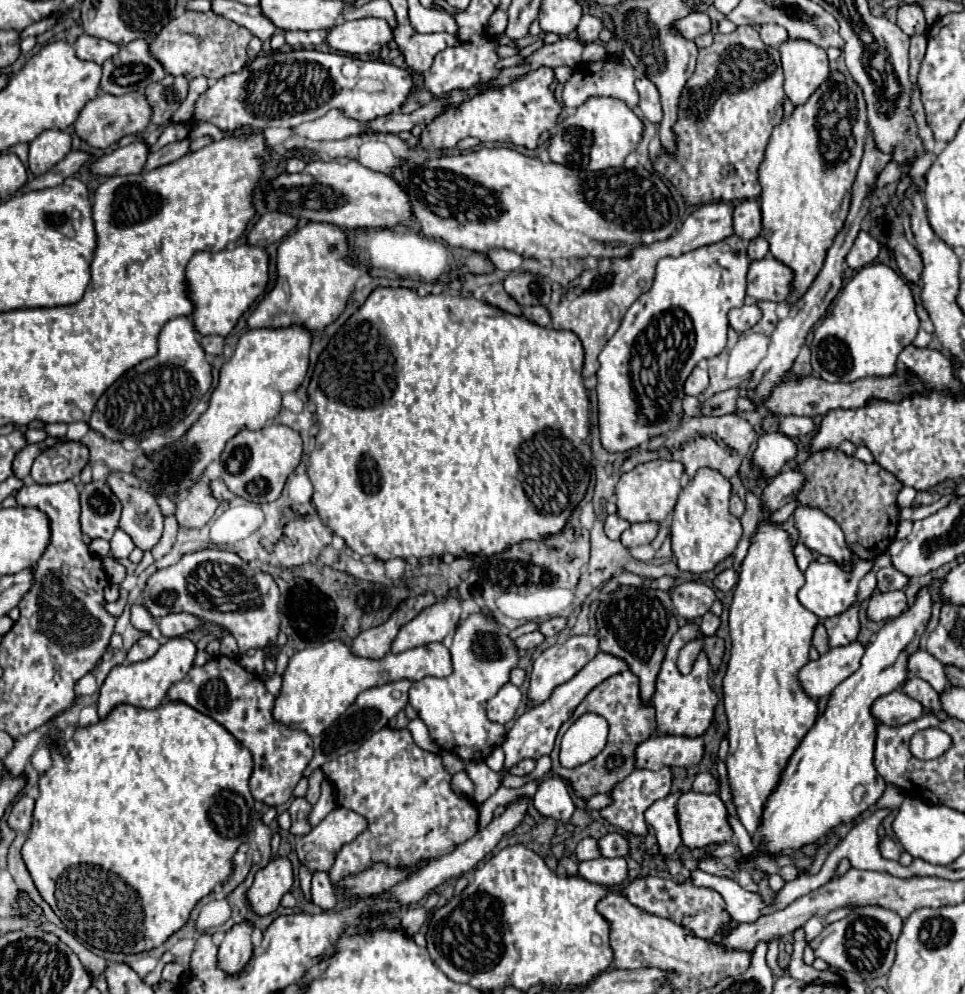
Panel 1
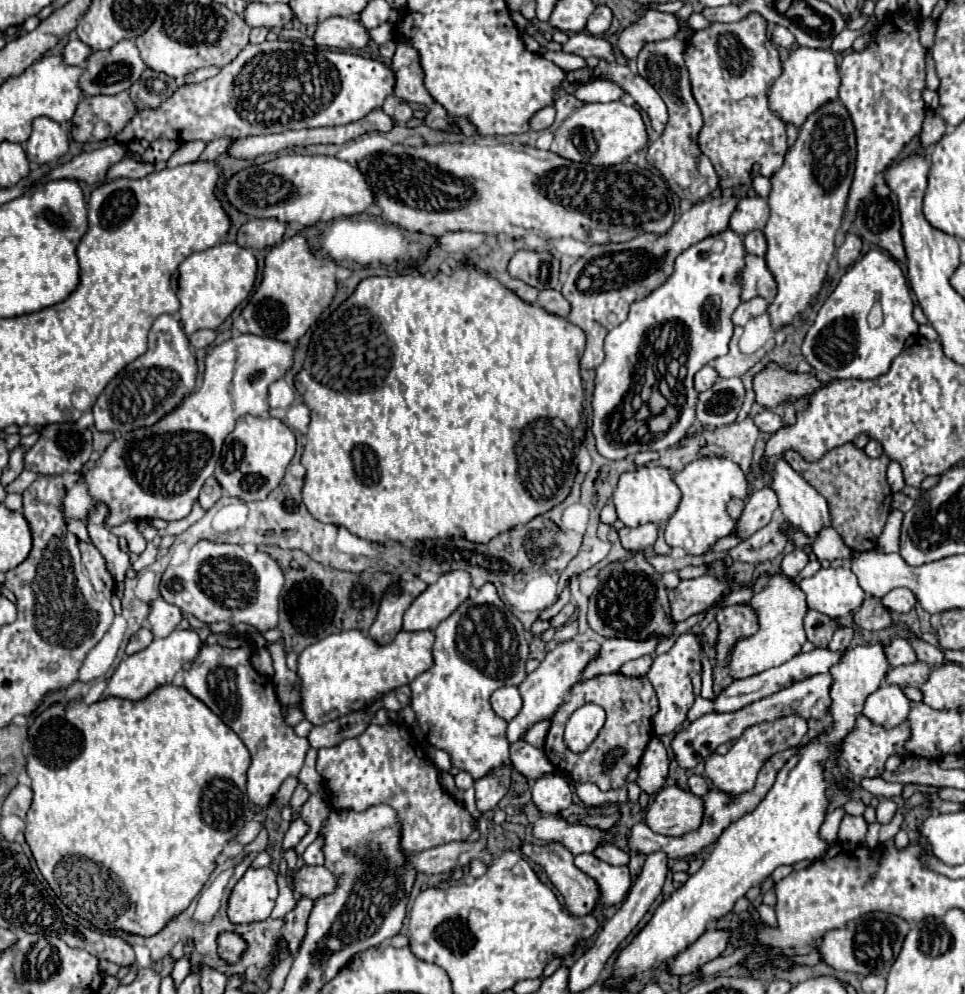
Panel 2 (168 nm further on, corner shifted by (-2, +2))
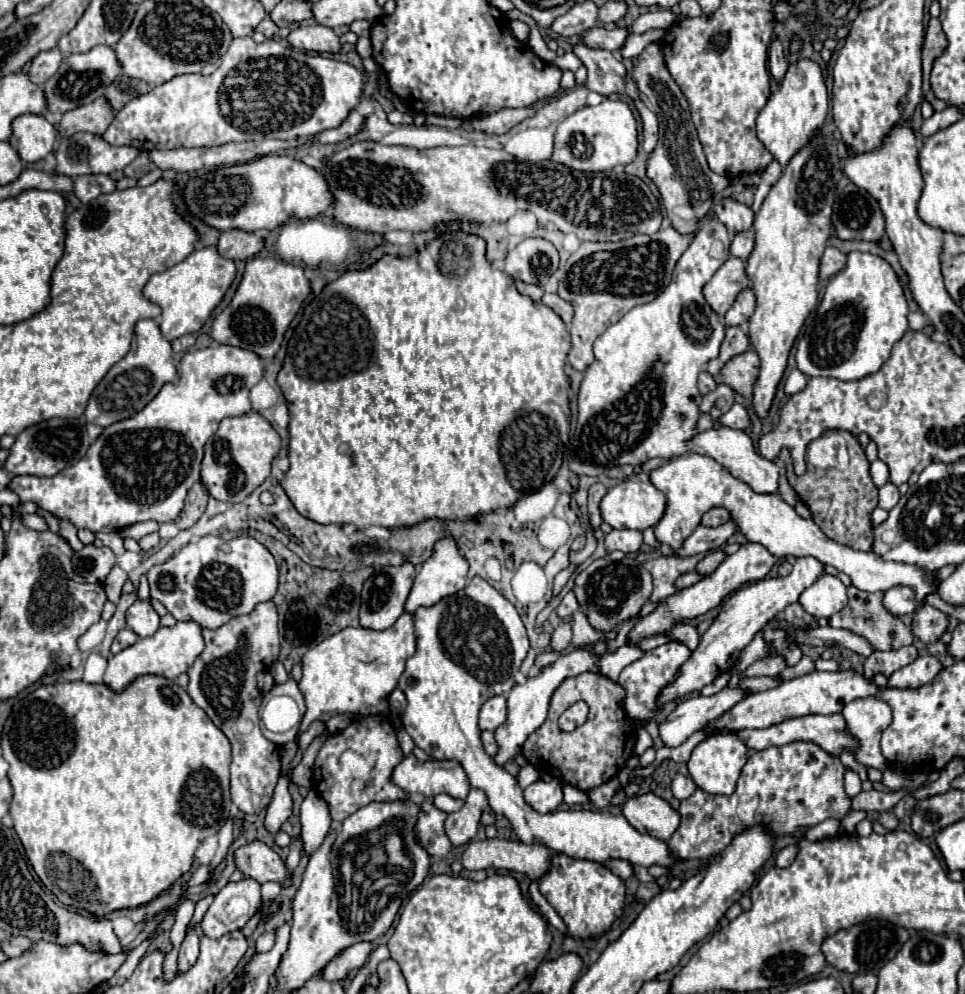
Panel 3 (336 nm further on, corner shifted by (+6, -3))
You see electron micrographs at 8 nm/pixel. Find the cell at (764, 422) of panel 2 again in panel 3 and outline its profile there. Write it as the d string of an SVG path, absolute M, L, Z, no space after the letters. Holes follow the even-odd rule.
M734 403L730 407L728 413L724 413L720 419L718 419L720 425L726 425L726 427L732 427L732 429L746 429L750 425L750 417L748 417L748 411L744 405L740 403Z

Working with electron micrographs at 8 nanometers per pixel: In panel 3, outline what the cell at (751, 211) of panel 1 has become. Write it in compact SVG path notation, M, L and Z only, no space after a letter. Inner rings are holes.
M718 197L714 201L714 215L716 219L720 219L730 233L740 233L752 227L754 223L754 213L750 207L738 203L732 197Z

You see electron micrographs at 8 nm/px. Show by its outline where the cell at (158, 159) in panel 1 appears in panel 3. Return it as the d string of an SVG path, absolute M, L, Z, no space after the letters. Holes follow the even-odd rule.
M80 175L74 179L74 195L86 205L98 195L116 191L116 181L108 175Z

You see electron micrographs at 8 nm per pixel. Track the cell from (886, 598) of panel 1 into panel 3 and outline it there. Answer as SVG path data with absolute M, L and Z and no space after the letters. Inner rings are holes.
M898 585L898 587L892 587L886 591L884 605L888 607L888 611L892 615L910 615L916 611L918 601L916 601L916 593L912 587Z

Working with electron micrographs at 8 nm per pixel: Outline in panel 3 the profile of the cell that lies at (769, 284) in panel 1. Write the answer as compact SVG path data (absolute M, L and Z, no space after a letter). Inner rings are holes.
M730 257L704 285L702 293L706 303L714 309L714 313L722 317L732 307L736 295L740 293L740 287L750 287L750 279L746 277L744 261Z

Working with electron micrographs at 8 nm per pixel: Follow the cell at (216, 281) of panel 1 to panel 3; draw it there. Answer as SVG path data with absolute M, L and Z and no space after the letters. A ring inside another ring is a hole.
M202 247L192 251L182 263L156 273L142 289L144 297L162 309L160 331L166 341L174 341L186 333L198 333L214 307L222 301L226 289L236 275L236 265L218 255L216 247Z

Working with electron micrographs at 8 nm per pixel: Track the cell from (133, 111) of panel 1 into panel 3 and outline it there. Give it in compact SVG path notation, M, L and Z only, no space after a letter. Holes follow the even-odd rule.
M104 97L94 99L88 105L76 107L68 113L62 115L62 121L58 125L58 131L62 137L70 137L76 131L90 131L94 135L102 135L108 127L108 123L112 123L114 115L112 109L108 105L108 101Z

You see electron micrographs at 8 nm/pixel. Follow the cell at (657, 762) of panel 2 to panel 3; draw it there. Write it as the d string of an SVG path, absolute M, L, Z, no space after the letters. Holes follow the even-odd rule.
M642 727L642 729L638 729L638 735L636 735L636 747L634 747L634 753L636 753L636 755L642 755L648 747L652 747L652 739L650 739L648 731Z

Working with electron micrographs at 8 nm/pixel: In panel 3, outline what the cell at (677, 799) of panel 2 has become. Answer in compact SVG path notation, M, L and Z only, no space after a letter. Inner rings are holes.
M654 793L630 797L622 805L622 815L636 831L664 841L672 837L676 823L680 823L680 815L676 815L676 811Z

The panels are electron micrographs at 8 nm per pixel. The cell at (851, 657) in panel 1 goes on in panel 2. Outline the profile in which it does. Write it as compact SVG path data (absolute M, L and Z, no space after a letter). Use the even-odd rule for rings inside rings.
M814 648L814 650L808 652L808 654L798 654L796 658L788 660L788 662L784 662L782 666L772 668L772 670L768 670L768 672L764 672L764 674L758 674L756 678L746 678L746 680L740 680L740 682L732 682L732 684L730 684L726 690L722 690L722 694L716 696L716 700L712 700L712 702L698 696L696 702L694 702L694 706L692 706L692 710L688 712L688 720L696 720L696 718L700 718L700 716L706 714L706 712L736 712L736 710L744 708L744 706L748 706L748 704L752 704L752 702L756 702L756 700L768 696L768 694L774 694L774 692L778 692L778 690L782 690L782 688L790 688L790 686L796 684L796 682L802 682L802 680L806 680L806 678L818 676L818 674L828 674L830 668L842 660L842 656L844 656L842 650L828 650L828 648Z

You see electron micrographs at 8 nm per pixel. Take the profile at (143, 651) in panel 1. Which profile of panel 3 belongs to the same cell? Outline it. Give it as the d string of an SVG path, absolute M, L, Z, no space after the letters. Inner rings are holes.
M122 629L122 631L116 635L114 643L112 643L112 649L110 649L112 655L118 653L118 651L122 651L124 647L130 647L136 639L138 639L138 635L136 635L132 629Z

